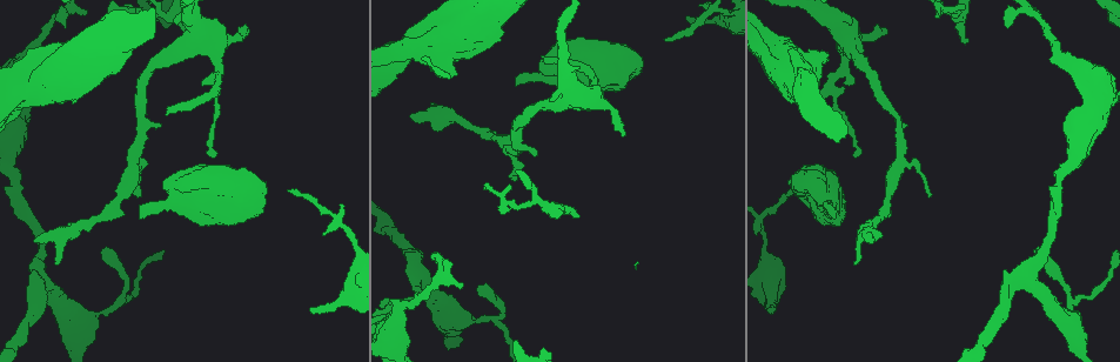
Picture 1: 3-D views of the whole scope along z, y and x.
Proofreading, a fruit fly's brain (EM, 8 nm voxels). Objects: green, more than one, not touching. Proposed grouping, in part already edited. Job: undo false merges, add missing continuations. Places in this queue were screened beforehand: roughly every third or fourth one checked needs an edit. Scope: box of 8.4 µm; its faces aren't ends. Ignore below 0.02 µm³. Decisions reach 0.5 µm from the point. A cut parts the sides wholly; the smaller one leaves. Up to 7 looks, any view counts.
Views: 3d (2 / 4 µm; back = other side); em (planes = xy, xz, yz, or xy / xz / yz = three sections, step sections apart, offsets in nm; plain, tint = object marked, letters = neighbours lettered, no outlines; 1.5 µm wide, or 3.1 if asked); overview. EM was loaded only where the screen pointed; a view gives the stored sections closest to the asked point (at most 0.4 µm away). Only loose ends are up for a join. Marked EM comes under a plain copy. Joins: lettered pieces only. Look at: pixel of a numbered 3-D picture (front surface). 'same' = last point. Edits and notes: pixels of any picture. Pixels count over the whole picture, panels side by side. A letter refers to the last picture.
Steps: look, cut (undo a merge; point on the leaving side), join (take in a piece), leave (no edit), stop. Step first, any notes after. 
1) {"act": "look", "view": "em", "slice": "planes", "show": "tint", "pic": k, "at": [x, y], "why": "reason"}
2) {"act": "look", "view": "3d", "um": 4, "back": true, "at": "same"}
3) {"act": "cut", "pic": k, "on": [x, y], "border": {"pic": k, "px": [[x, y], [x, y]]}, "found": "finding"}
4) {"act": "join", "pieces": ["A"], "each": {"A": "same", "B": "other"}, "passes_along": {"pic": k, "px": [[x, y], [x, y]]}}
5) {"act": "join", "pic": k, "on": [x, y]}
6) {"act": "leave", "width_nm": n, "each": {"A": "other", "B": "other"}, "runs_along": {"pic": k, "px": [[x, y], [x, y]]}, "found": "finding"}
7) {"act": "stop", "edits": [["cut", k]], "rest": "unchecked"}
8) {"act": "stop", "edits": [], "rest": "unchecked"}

{"act": "look", "view": "em", "slice": "planes", "show": "letters", "pic": 1, "at": [291, 190], "why": "long arm stops here"}

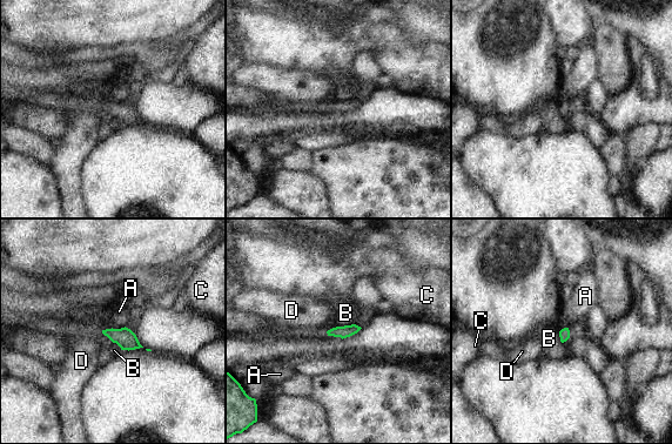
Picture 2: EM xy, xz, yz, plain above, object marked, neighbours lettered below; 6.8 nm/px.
{"act": "leave", "width_nm": 80, "each": {"A": "other", "B": "other", "C": "other", "D": "other"}, "border": {"pic": 2, "px": [[353, 323], [337, 327]]}, "found": "none of them fits"}

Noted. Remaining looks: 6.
{"act": "look", "view": "em", "slice": "planes", "show": "letters", "pic": 1, "at": [838, 212], "why": "free end"}

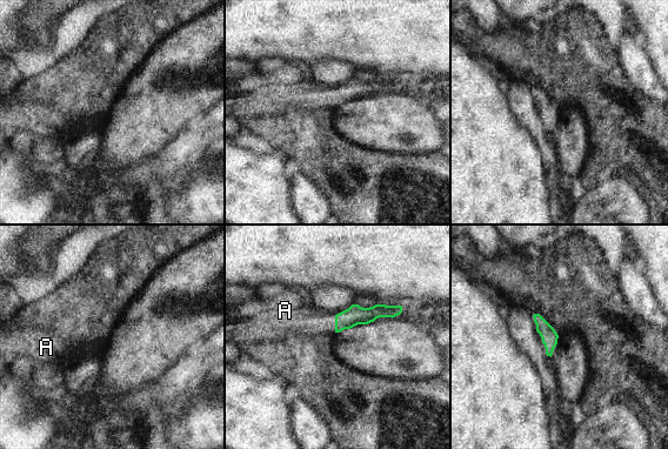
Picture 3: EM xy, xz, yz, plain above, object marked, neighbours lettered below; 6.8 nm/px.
{"act": "join", "pieces": ["A"], "each": {"A": "same"}, "found": "the neuron continues"}

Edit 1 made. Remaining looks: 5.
{"act": "look", "view": "overview"}

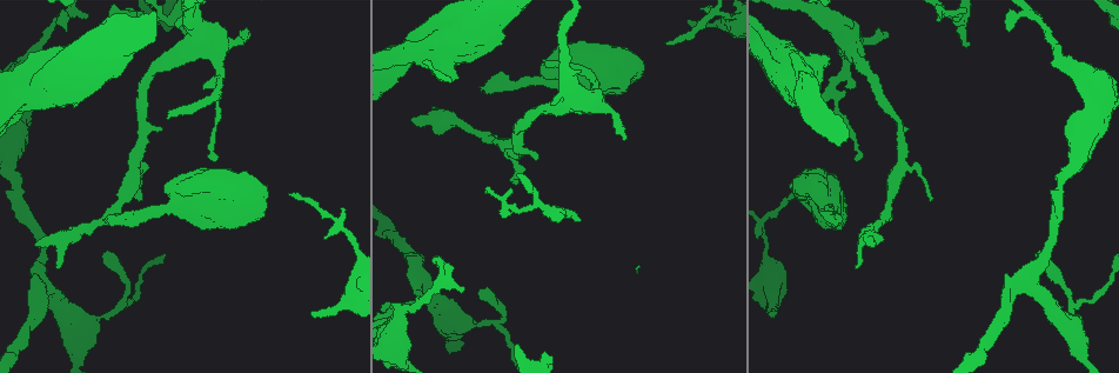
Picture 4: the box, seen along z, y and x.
{"act": "look", "view": "3d", "um": 4, "pic": 4, "at": [580, 219], "why": "branch stops here"}

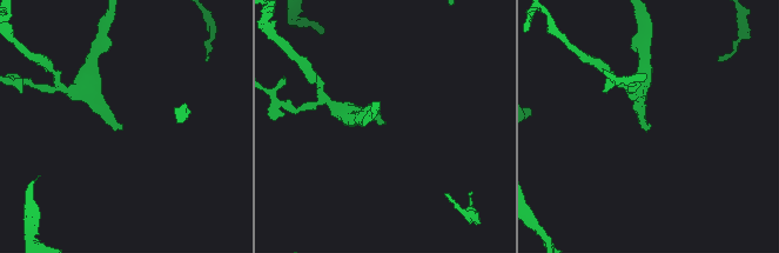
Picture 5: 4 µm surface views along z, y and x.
{"act": "look", "view": "em", "slice": "yz", "step": 4, "show": "letters", "pic": 5, "at": [648, 126], "why": "shape alone is not enough"}

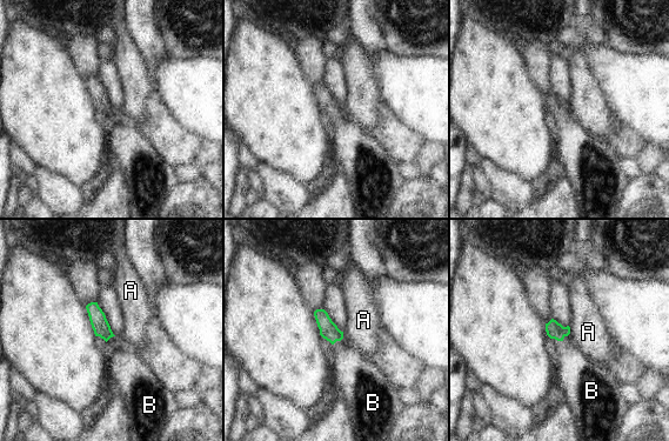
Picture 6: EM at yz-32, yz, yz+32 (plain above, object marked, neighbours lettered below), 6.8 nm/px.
{"act": "join", "pieces": ["B"], "longest_contact_nm": ["A", 110], "each": {"A": "other", "B": "same"}, "passes_along": {"pic": 6, "px": [[328, 329], [336, 340], [352, 373]]}, "found": "the neuron continues"}

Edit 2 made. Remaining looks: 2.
{"act": "stop", "edits": [["join", 3], ["join", 6]], "rest": "unchecked"}

